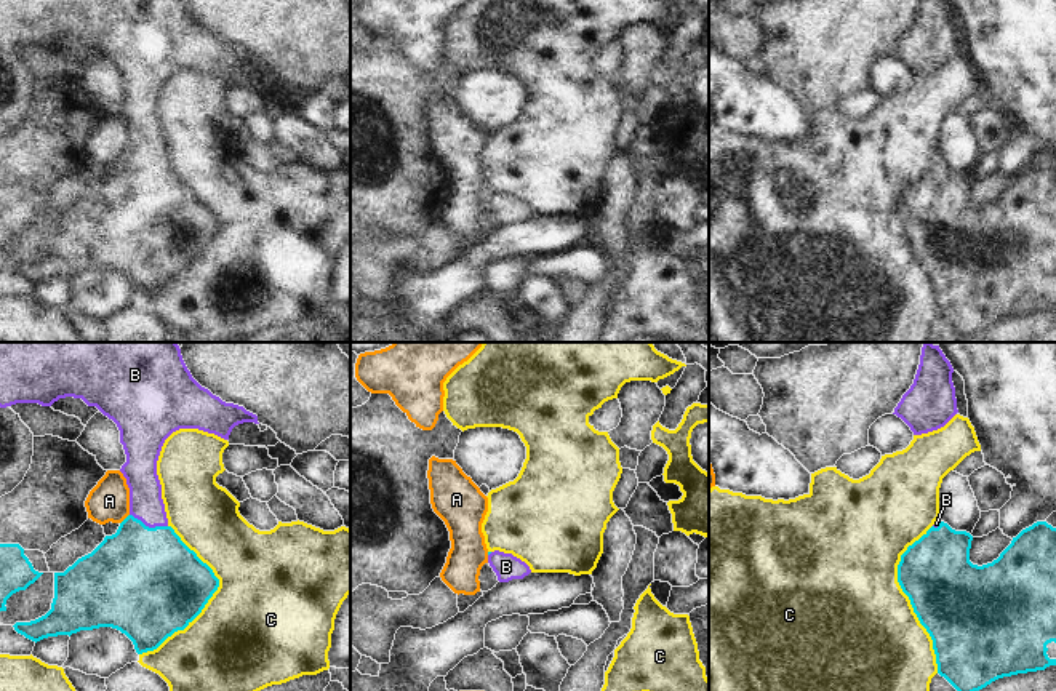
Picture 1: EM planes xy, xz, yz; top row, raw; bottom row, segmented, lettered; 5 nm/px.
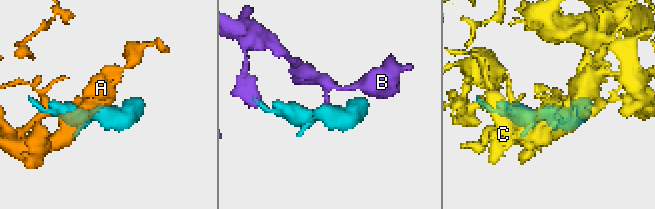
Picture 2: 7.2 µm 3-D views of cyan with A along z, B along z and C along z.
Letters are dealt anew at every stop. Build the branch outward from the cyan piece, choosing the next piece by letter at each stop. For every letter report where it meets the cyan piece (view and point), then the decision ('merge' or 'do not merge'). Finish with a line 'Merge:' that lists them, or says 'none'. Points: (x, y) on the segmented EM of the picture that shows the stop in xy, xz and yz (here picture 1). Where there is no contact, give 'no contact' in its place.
A: xy (125, 519) | do not merge
B: xy (148, 527) | merge
C: xy (210, 597) | do not merge
Merge: B

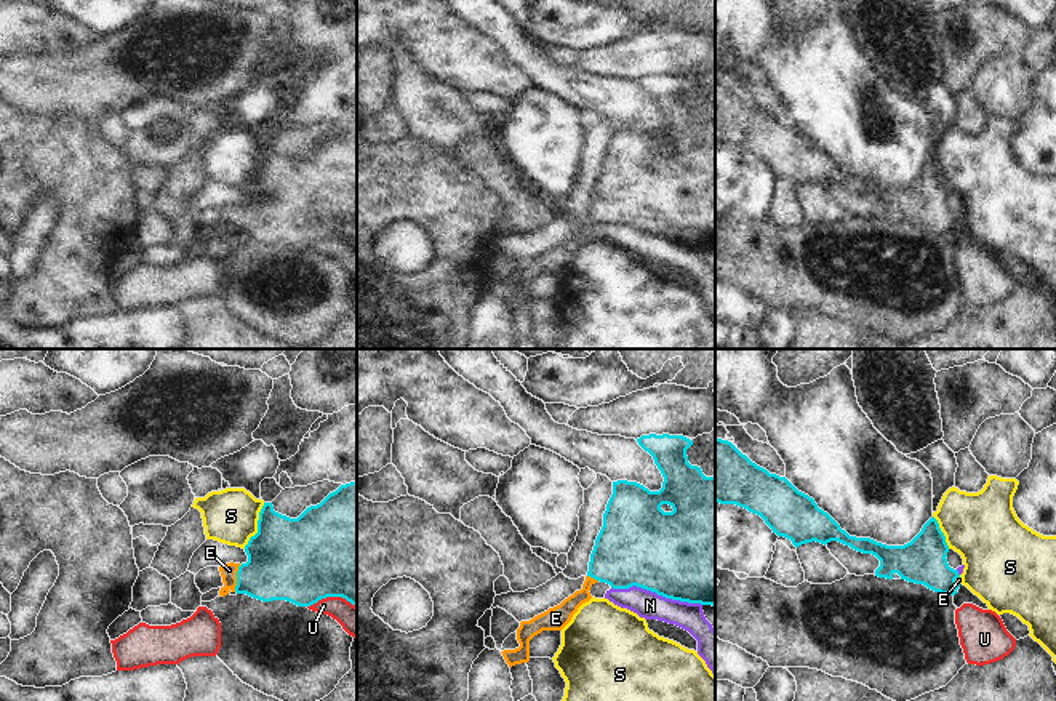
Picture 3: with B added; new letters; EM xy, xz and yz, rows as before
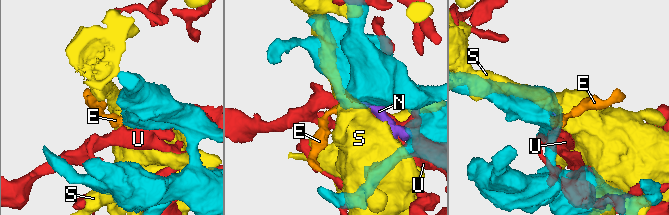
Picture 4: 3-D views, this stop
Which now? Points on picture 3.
E: xy (237, 578) | merge
N: xz (656, 592) | do not merge
S: xy (258, 525) | do not merge
U: xy (332, 596) | do not merge
Merge: E

